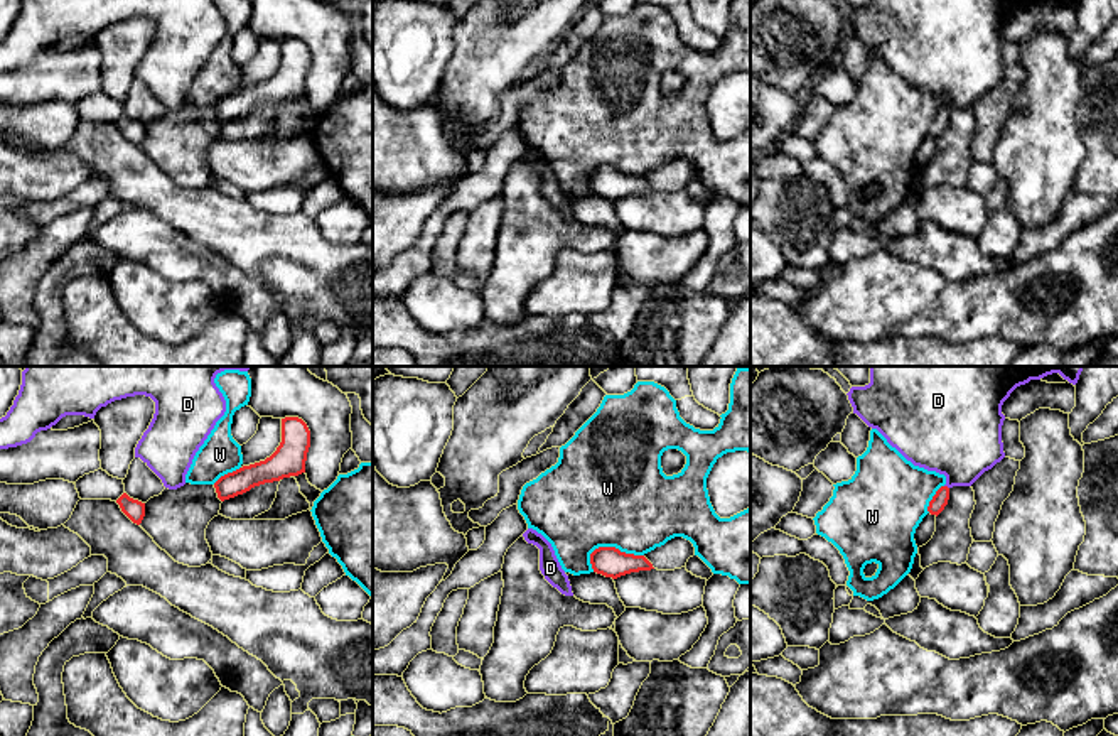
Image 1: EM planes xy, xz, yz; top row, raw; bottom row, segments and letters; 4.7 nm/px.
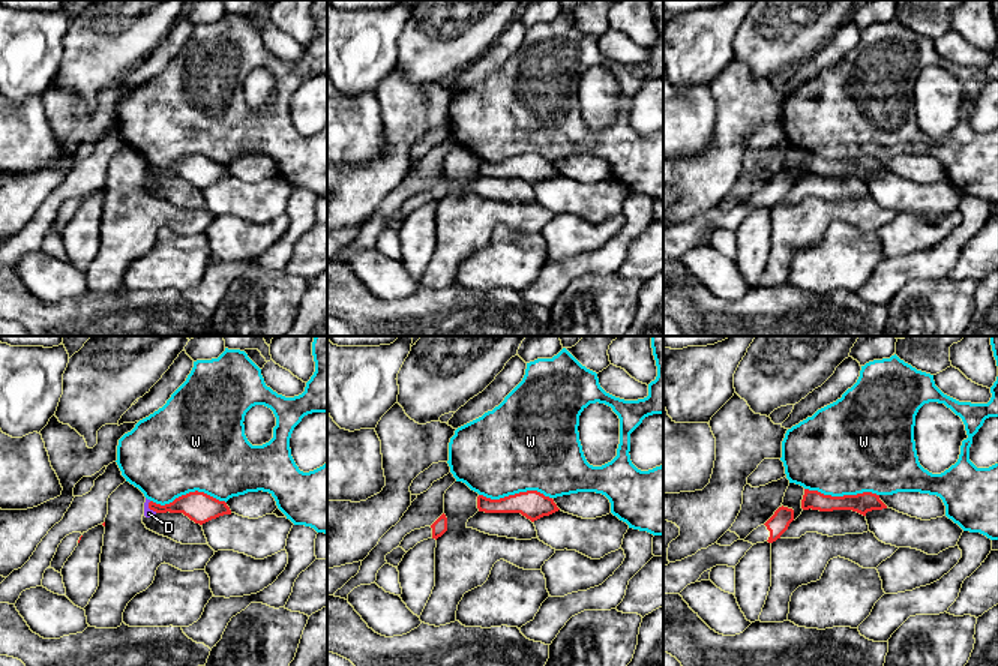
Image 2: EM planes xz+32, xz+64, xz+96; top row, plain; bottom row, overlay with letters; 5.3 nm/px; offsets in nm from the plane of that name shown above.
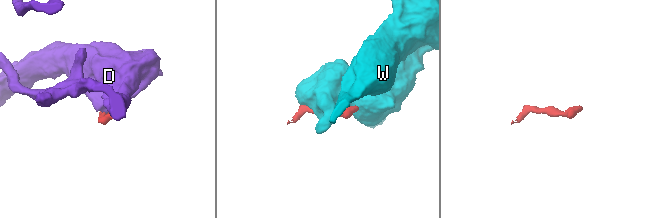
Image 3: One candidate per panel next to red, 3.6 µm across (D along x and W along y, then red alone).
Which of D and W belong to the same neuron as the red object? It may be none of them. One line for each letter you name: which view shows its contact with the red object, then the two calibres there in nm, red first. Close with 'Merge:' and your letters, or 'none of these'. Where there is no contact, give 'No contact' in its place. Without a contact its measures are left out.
Merge: none of these

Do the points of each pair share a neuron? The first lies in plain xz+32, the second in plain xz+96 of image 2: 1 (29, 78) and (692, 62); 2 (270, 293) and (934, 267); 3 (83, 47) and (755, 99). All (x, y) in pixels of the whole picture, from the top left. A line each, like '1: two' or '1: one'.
1: one
2: two
3: two

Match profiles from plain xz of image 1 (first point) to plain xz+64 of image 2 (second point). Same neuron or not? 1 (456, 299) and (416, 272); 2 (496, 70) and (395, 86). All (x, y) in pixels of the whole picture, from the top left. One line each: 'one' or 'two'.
1: two
2: two

